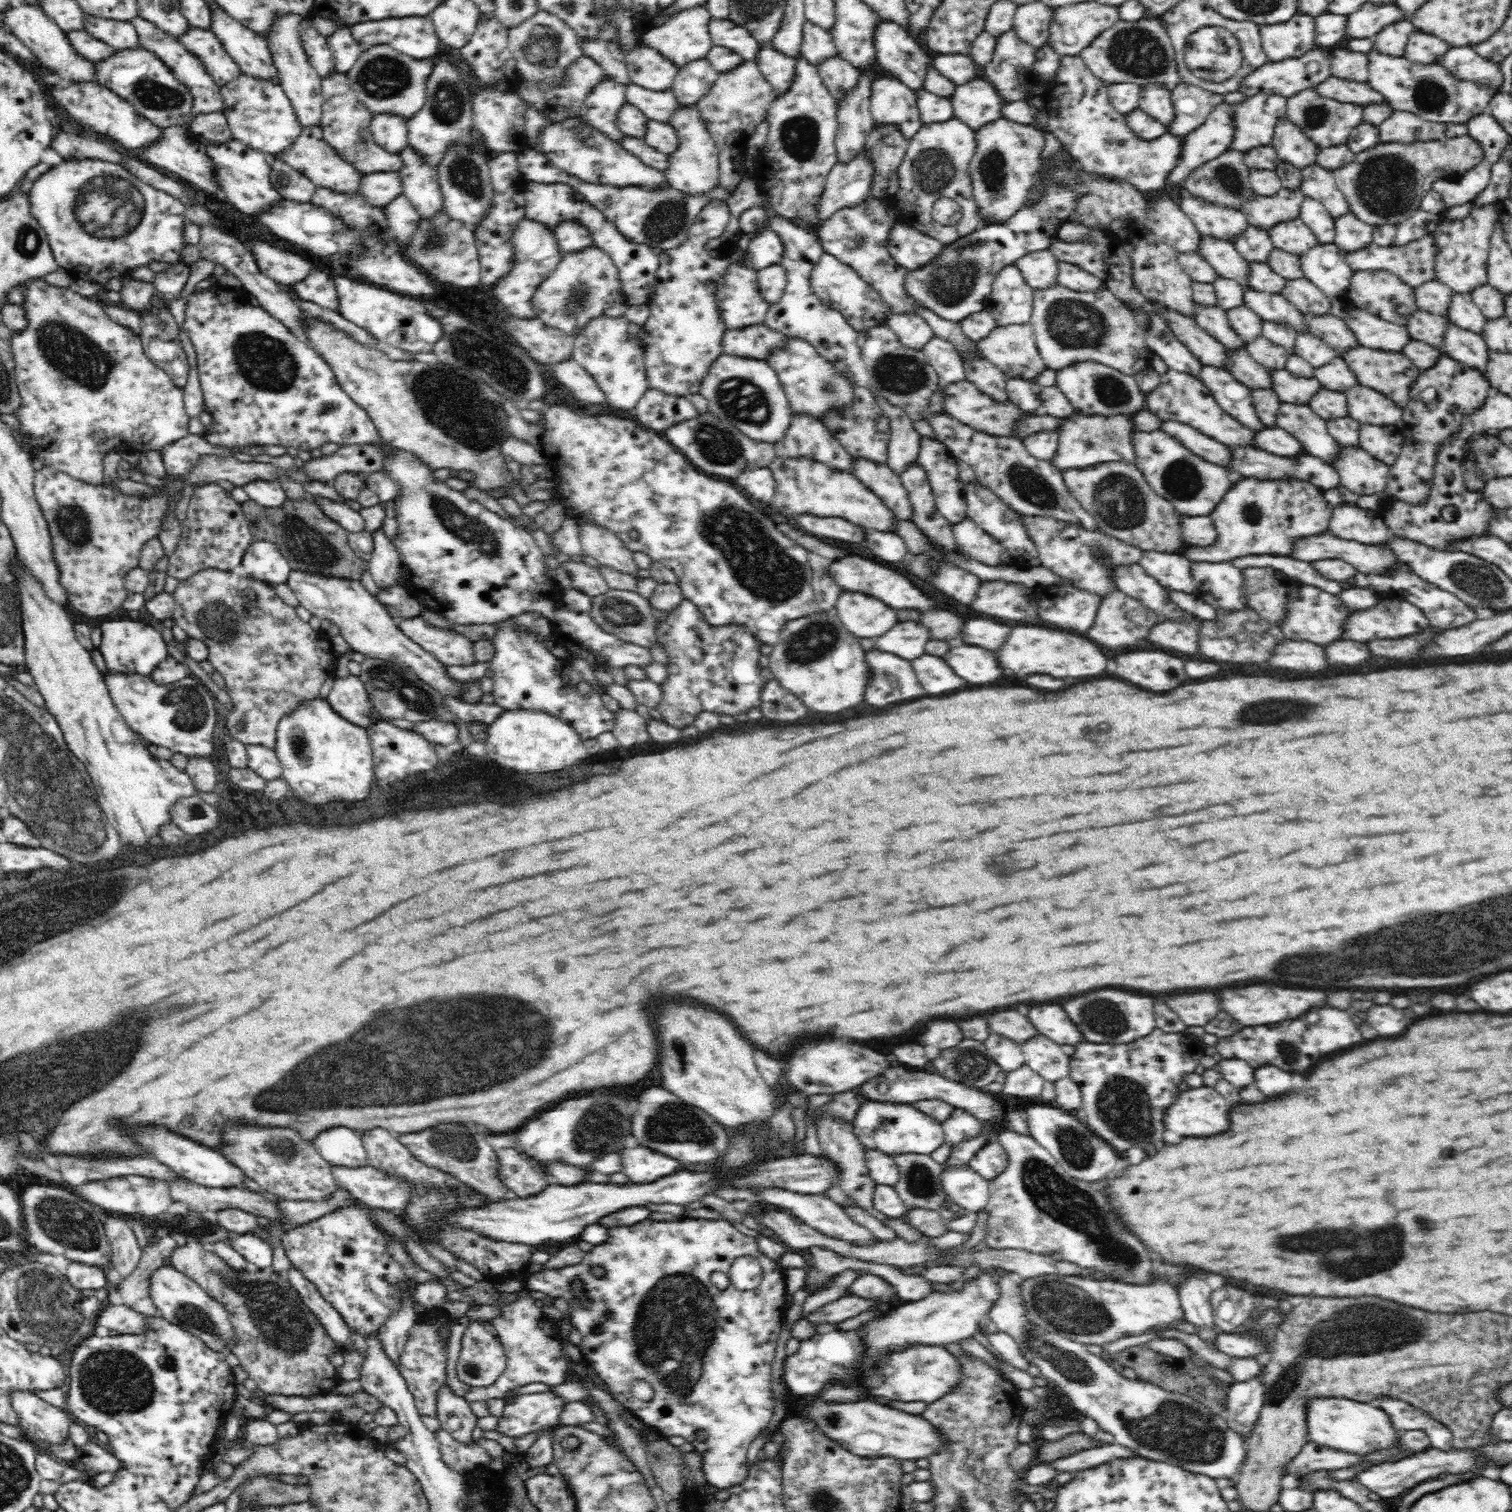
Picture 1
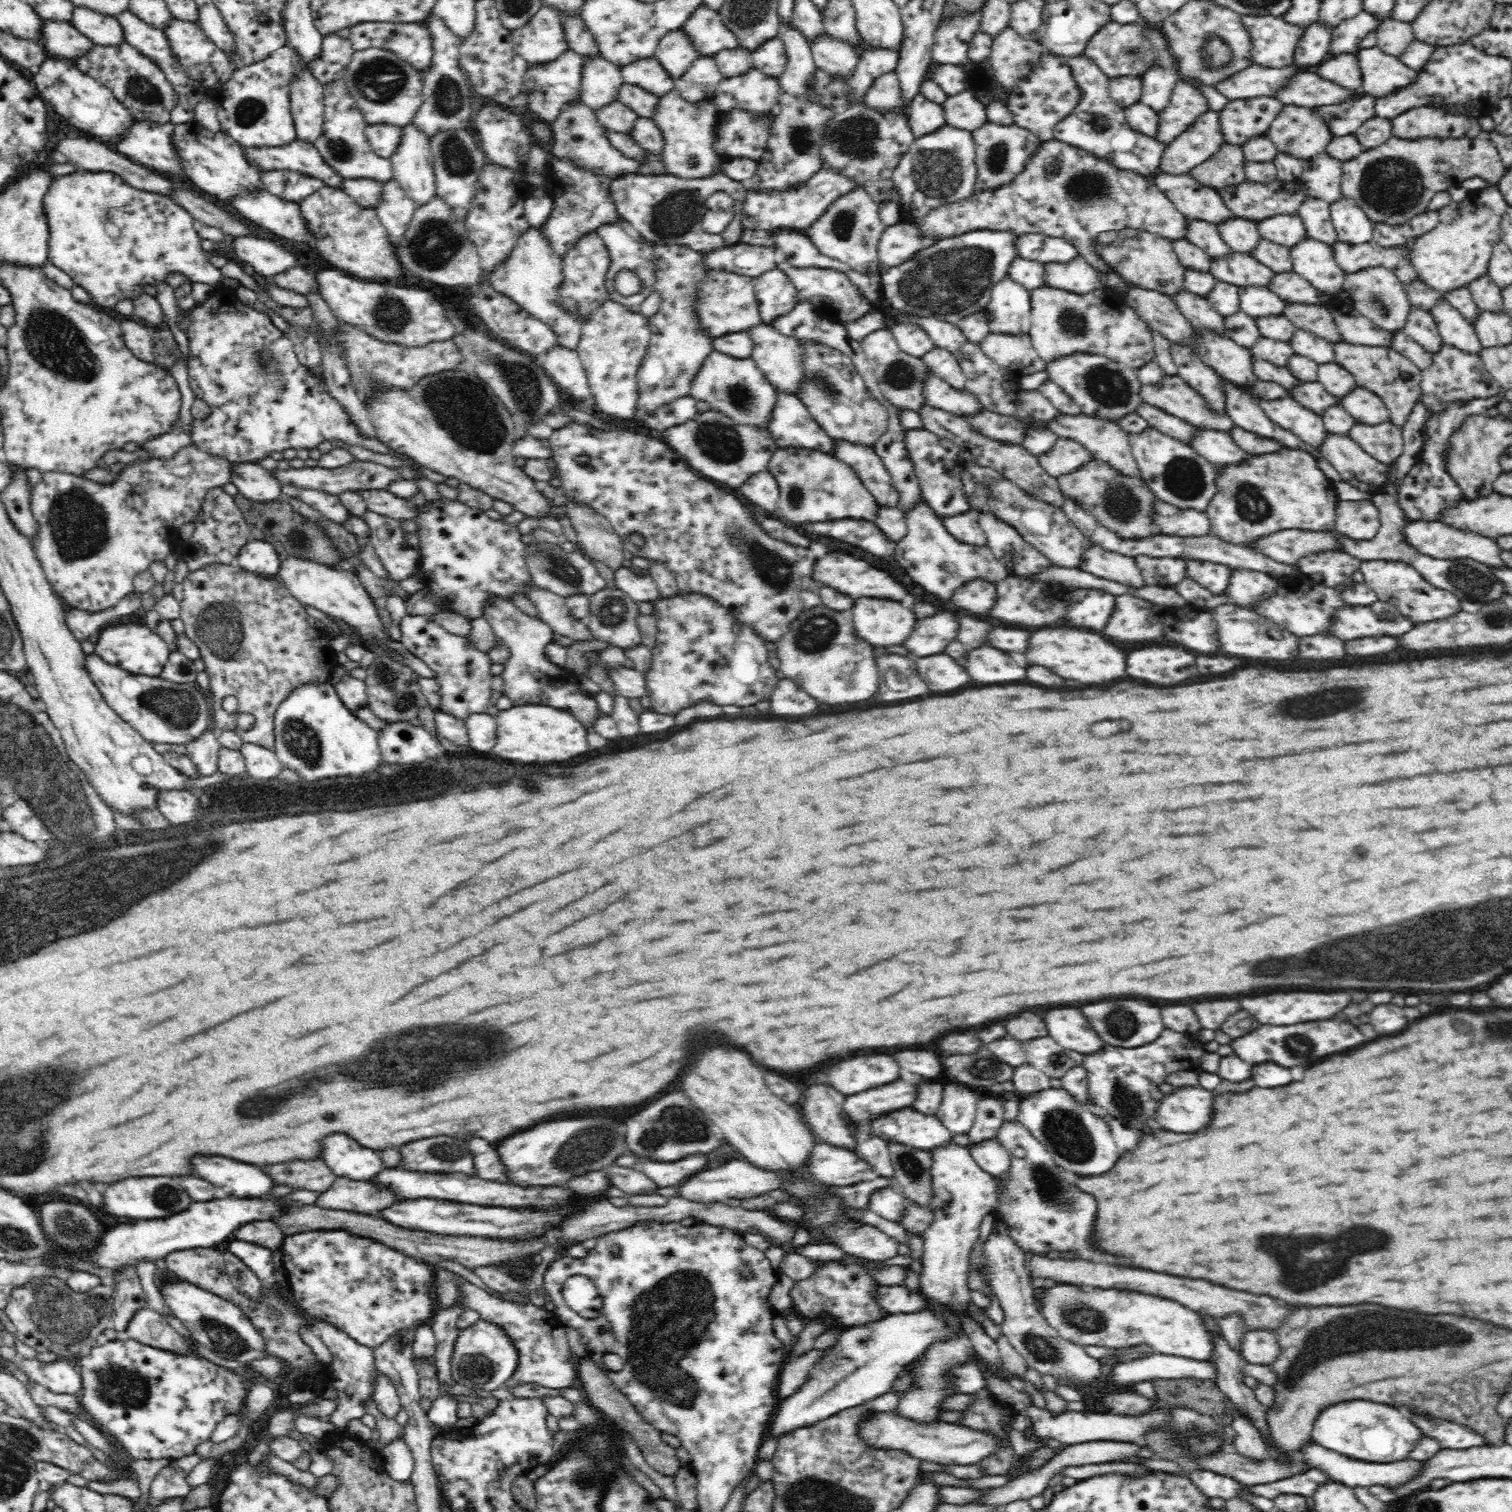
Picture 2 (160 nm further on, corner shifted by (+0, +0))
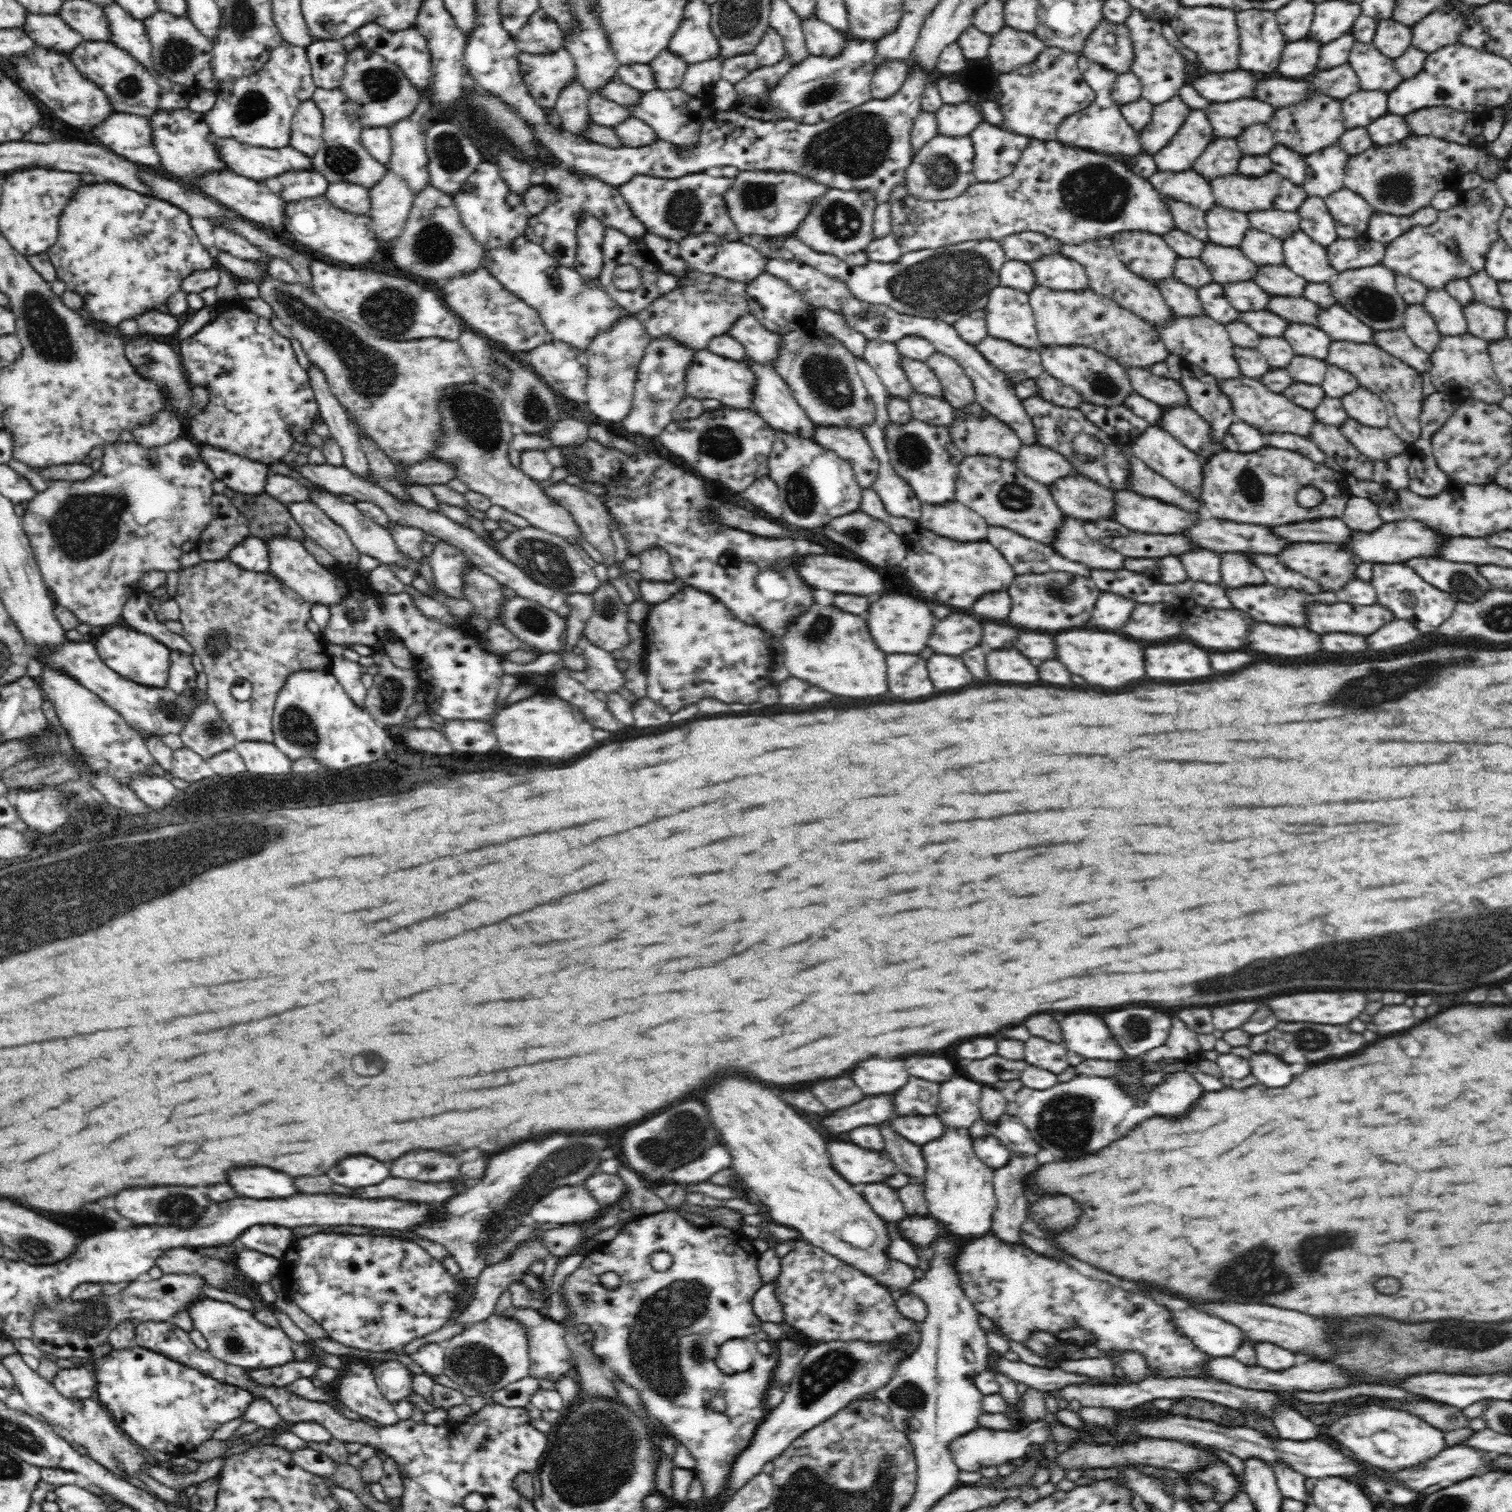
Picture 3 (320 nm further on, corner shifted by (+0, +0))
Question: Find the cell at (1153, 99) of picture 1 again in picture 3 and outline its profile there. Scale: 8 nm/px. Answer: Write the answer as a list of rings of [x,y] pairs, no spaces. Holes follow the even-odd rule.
[[[1132,10],[1124,22],[1130,31],[1134,45],[1134,62],[1130,70],[1141,82],[1141,98],[1153,105],[1161,105],[1175,94],[1178,94],[1190,78],[1185,57],[1164,38],[1161,23],[1150,16]]]

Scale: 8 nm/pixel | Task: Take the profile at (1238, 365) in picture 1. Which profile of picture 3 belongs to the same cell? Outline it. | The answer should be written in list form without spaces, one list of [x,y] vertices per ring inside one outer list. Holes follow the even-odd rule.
[[[1174,316],[1170,325],[1158,329],[1162,342],[1168,352],[1178,355],[1183,360],[1198,365],[1217,379],[1230,380],[1241,377],[1242,369],[1238,366],[1236,346],[1231,341],[1225,325],[1208,316],[1186,318]]]

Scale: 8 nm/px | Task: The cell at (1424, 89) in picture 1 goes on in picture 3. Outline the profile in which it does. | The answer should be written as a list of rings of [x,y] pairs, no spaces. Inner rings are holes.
[[[1356,42],[1347,62],[1354,67],[1364,90],[1390,92],[1405,80],[1394,66],[1394,59],[1382,54],[1373,43]]]

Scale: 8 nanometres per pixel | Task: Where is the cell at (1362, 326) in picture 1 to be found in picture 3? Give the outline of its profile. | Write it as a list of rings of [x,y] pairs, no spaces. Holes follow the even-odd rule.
[[[1339,305],[1320,312],[1320,328],[1328,332],[1332,340],[1348,340],[1358,344],[1374,345],[1374,334],[1377,332]]]

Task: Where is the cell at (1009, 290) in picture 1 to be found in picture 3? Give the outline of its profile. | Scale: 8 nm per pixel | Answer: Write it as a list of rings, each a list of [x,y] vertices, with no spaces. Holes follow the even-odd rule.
[[[996,286],[991,290],[985,319],[990,336],[1020,346],[1039,348],[1028,293],[1007,286]]]

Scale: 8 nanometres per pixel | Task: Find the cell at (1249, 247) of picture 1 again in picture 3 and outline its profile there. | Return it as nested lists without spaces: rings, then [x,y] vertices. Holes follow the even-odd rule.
[[[1216,206],[1206,212],[1211,243],[1224,247],[1239,247],[1252,229],[1248,214]]]

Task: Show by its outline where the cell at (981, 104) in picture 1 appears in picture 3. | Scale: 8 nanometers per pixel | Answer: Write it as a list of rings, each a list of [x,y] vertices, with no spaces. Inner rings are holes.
[[[967,101],[953,105],[944,103],[935,113],[939,134],[970,135],[983,122],[980,110]]]

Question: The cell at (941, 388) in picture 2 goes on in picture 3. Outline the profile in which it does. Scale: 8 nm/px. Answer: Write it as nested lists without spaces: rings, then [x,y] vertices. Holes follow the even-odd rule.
[[[903,357],[906,376],[918,394],[924,397],[946,399],[946,393],[936,373],[926,361],[912,360]]]

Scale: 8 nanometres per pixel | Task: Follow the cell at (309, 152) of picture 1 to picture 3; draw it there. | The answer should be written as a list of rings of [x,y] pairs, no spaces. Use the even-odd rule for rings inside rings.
[[[220,137],[216,144],[230,171],[254,181],[263,182],[291,171],[315,170],[313,158],[292,145],[271,149]]]

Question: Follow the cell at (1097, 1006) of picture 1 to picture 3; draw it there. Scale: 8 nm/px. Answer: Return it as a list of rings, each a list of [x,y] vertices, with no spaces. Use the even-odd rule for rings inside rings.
[[[1124,1006],[1122,1010],[1102,1012],[1100,1018],[1124,1054],[1130,1057],[1138,1057],[1160,1046],[1171,1027],[1171,1018],[1164,1012],[1138,1006]]]

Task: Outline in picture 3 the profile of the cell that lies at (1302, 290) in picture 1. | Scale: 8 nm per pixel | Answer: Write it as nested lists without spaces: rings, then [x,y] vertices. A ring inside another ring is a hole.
[[[1285,264],[1259,266],[1254,281],[1270,296],[1303,298],[1307,280],[1294,274]]]

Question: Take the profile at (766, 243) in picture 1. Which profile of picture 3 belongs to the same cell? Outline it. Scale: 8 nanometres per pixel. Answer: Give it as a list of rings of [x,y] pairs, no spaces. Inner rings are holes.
[[[707,233],[688,236],[679,244],[679,250],[682,258],[686,259],[686,263],[693,272],[717,274],[724,278],[745,283],[749,283],[753,278],[766,273],[766,264],[770,260],[753,246],[746,245],[740,240],[728,242]]]

